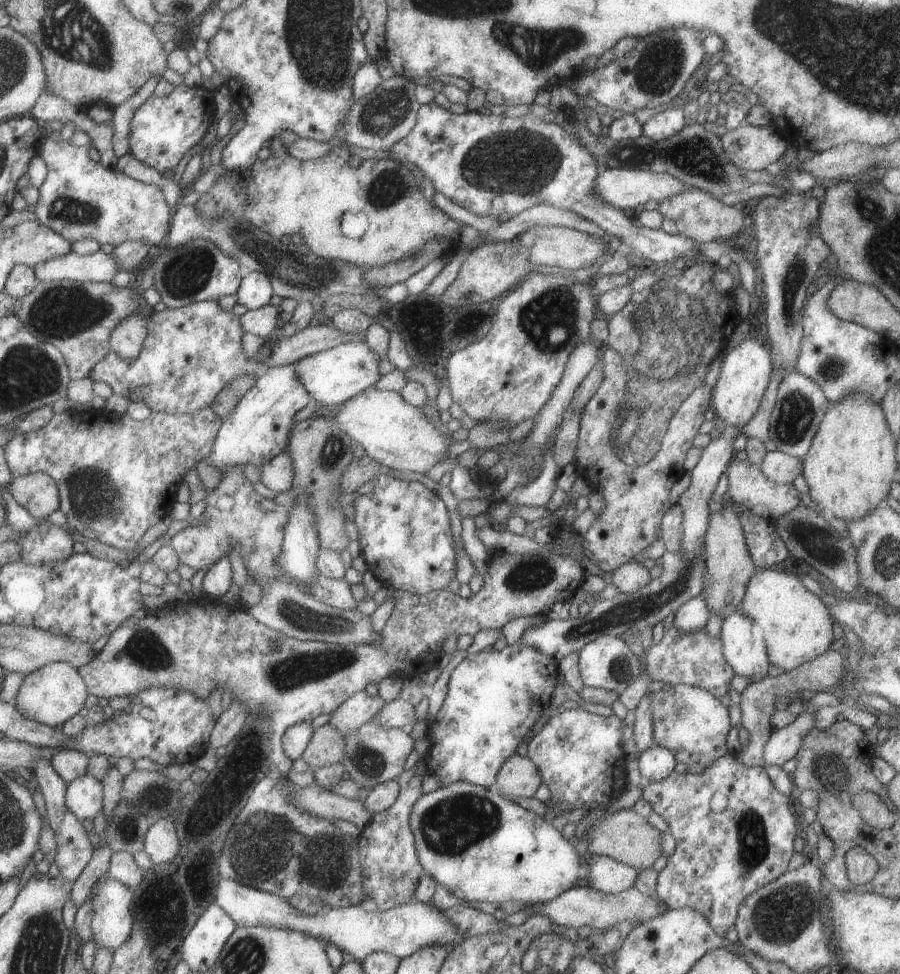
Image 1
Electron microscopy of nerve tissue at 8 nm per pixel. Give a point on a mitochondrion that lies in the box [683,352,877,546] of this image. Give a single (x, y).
(797, 415)

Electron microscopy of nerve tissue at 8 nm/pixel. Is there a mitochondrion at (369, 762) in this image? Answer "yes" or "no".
yes

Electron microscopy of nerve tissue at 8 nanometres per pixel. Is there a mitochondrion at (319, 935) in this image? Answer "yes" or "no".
no

